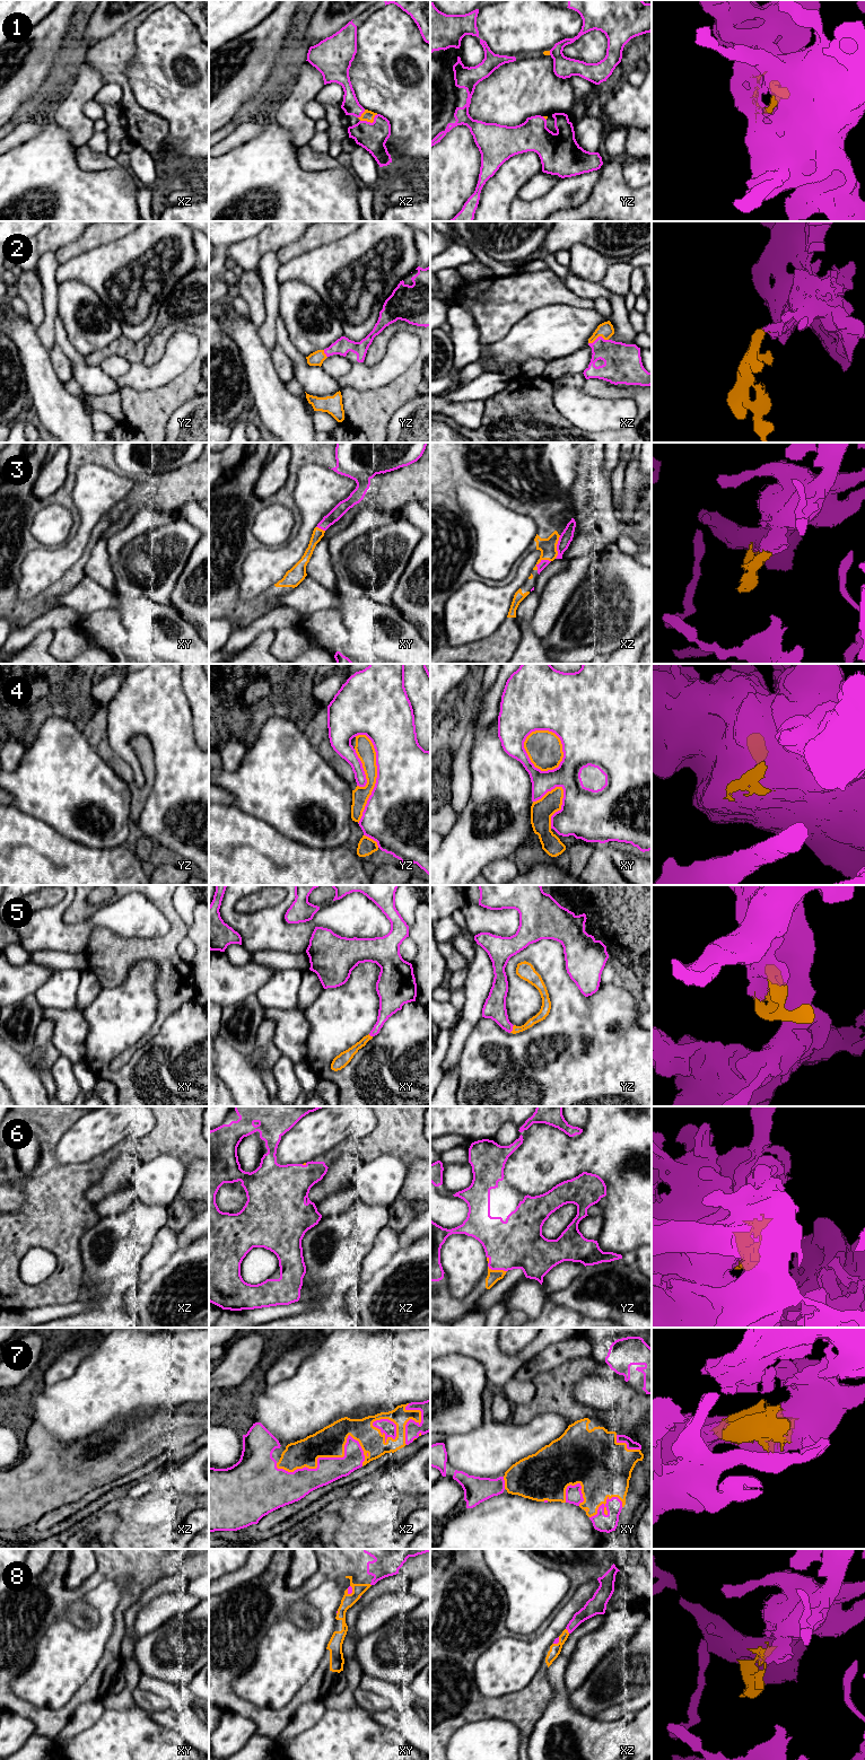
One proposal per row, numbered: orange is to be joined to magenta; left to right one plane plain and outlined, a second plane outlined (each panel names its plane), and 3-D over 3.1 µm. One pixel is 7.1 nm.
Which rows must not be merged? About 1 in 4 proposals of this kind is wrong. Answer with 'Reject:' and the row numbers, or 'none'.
Reject: 3, 4, 8

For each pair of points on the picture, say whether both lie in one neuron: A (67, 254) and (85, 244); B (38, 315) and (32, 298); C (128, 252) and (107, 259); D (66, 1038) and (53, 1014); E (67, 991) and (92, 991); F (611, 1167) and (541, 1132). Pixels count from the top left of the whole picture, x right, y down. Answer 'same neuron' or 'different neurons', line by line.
A: same neuron
B: same neuron
C: same neuron
D: same neuron
E: different neurons
F: same neuron

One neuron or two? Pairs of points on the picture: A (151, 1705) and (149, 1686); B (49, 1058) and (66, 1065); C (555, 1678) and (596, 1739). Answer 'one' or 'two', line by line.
A: two
B: two
C: one

